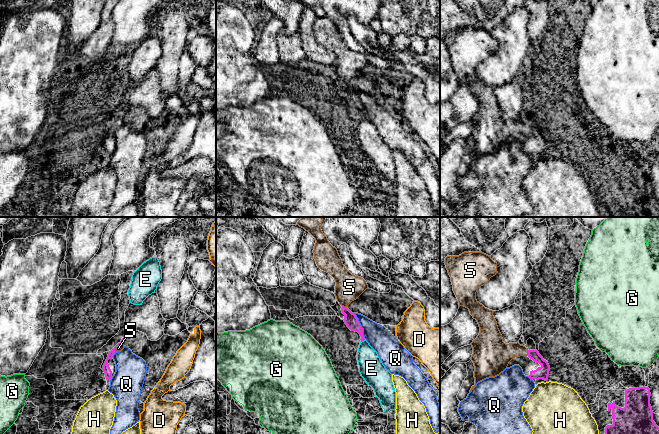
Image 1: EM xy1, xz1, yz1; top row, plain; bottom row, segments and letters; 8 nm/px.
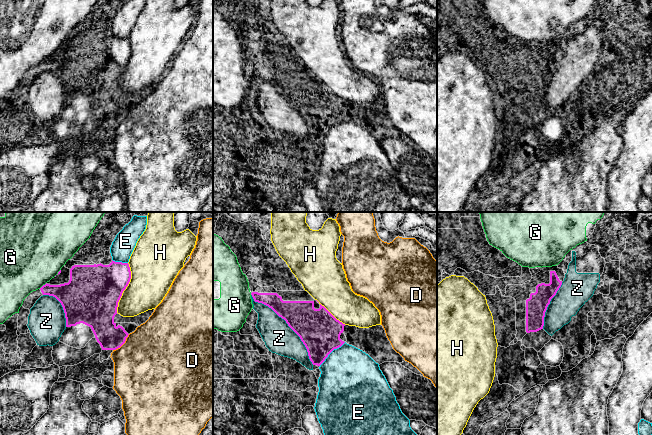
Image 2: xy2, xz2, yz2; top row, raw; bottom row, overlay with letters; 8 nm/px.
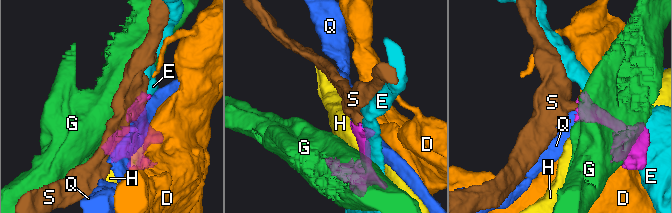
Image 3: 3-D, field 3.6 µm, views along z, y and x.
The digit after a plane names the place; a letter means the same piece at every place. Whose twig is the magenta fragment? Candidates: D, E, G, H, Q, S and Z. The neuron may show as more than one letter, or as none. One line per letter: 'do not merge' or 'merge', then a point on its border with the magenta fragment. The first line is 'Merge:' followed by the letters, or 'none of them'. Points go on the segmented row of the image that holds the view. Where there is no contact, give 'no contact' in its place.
Merge: S
D: do not merge | xy2 (122, 344)
E: do not merge | xz2 (331, 351)
G: do not merge | xy2 (43, 285)
H: do not merge | xy2 (125, 288)
Q: do not merge | xz1 (360, 326)
S: merge | yz1 (528, 353)
Z: do not merge | xz2 (287, 323)

